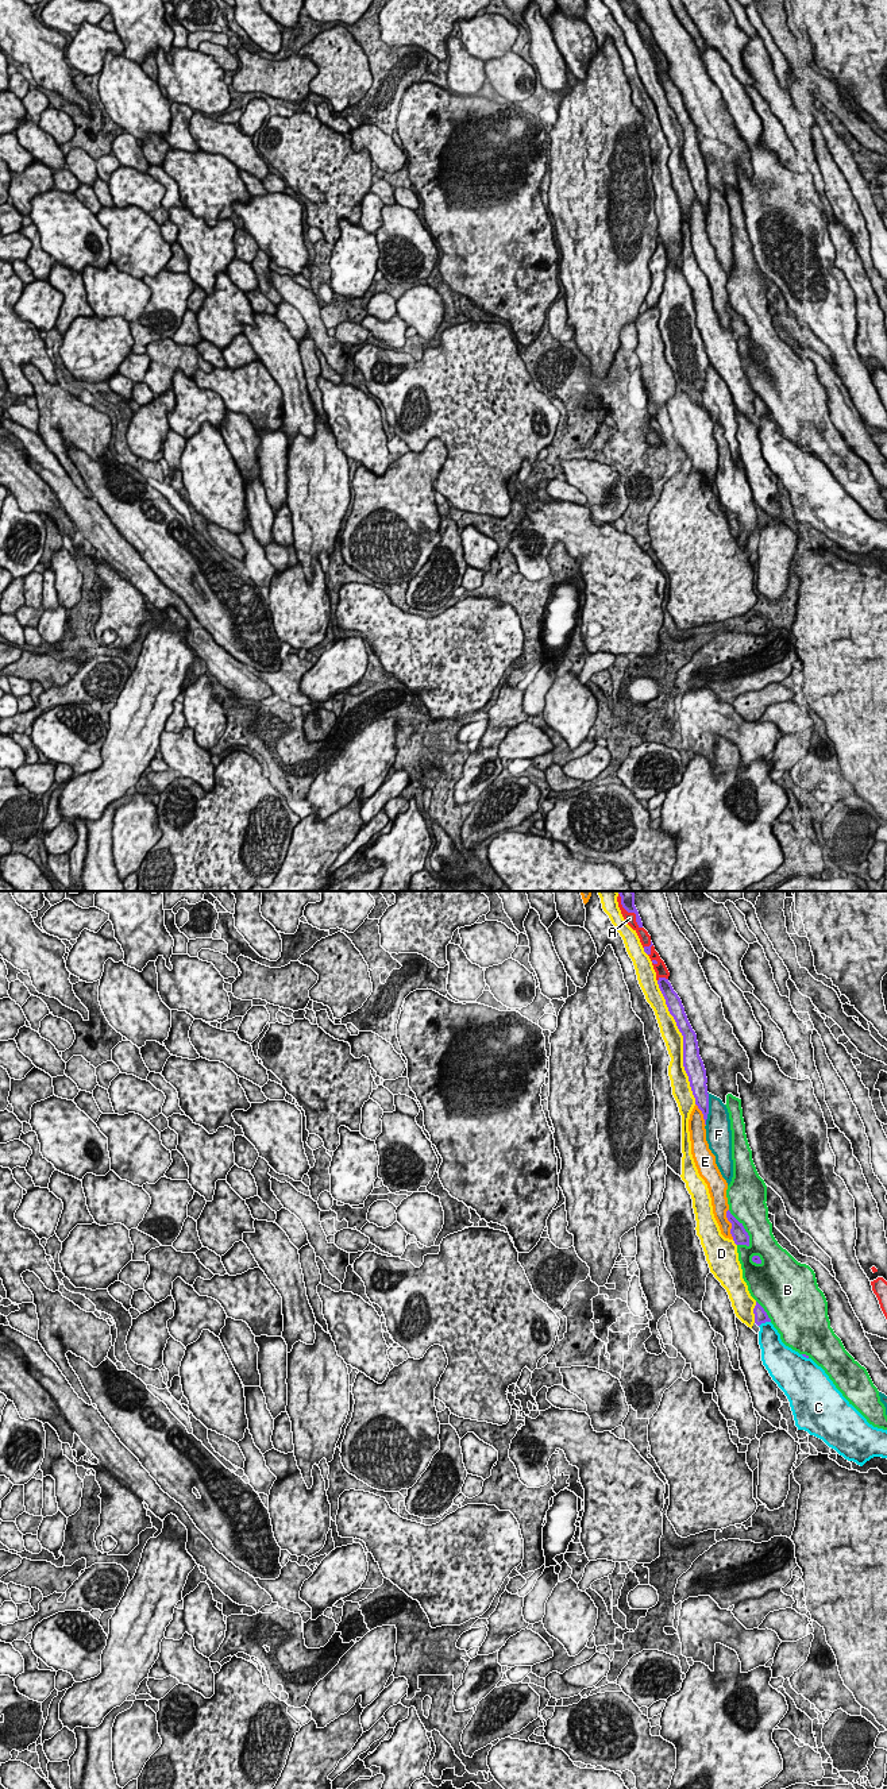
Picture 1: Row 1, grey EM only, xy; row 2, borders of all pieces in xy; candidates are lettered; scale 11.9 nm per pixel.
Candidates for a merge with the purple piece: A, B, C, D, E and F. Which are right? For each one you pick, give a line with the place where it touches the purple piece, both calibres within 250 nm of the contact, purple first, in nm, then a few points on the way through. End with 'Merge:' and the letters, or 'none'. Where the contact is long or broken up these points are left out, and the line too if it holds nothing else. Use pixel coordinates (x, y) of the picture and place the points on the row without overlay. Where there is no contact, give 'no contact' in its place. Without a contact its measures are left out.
Merge: none

